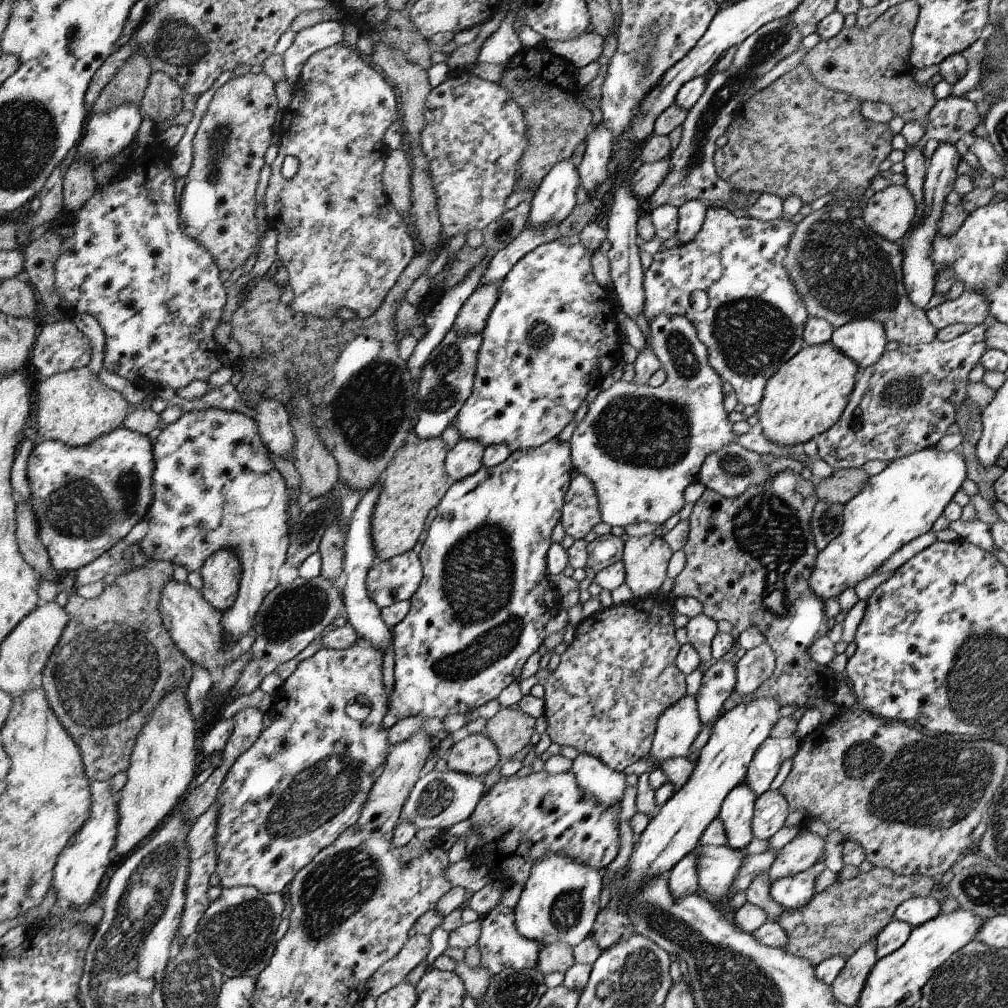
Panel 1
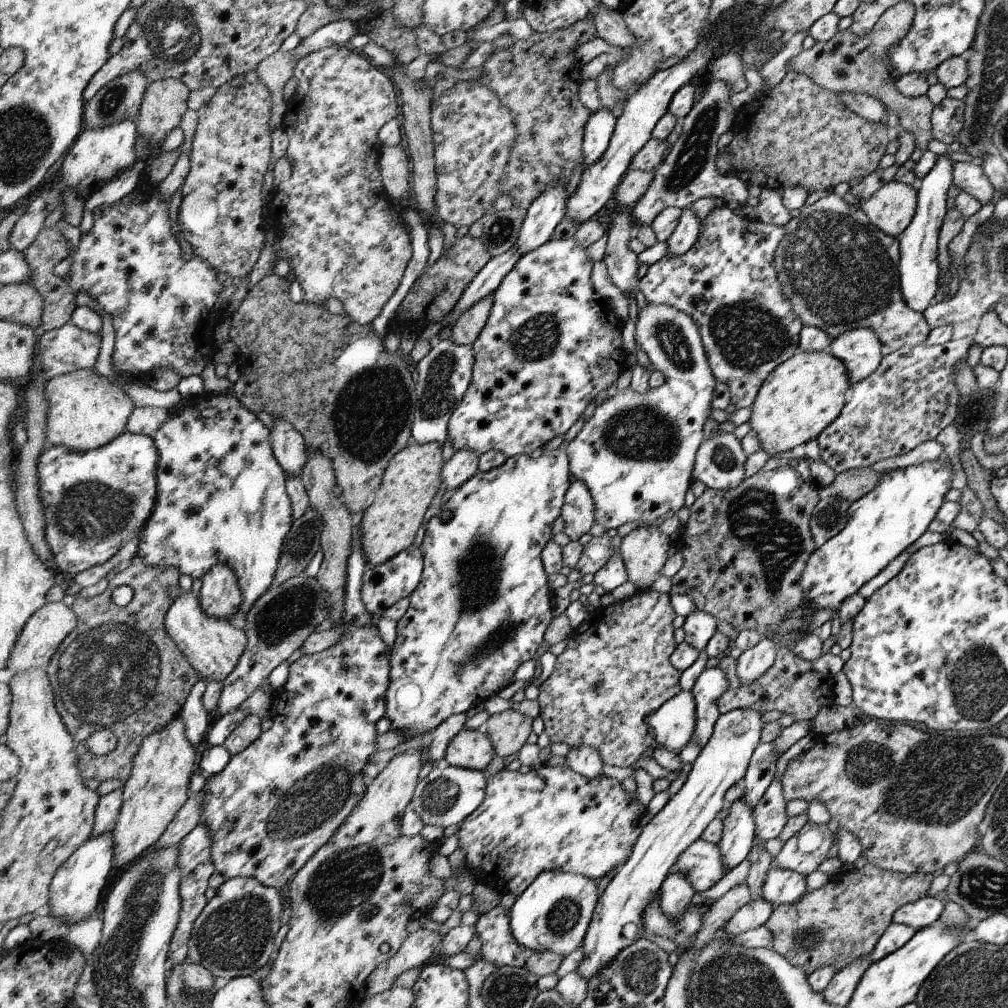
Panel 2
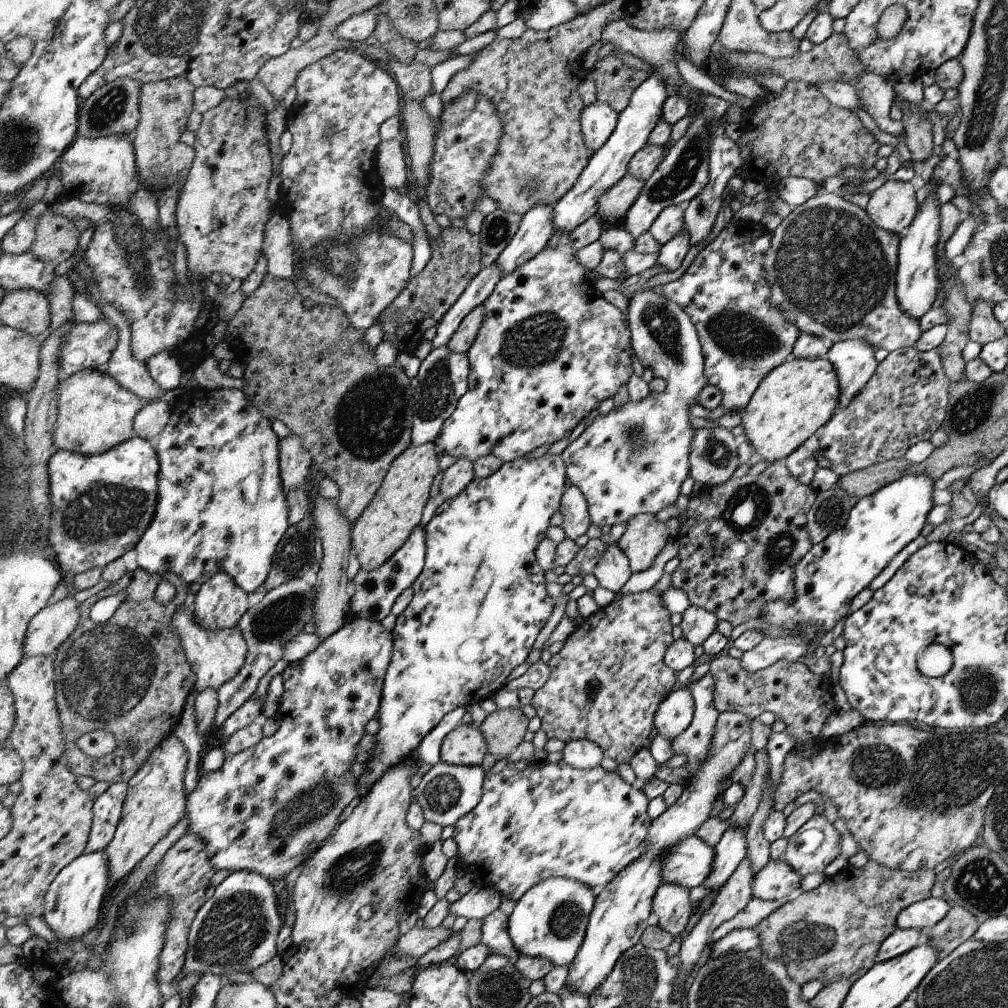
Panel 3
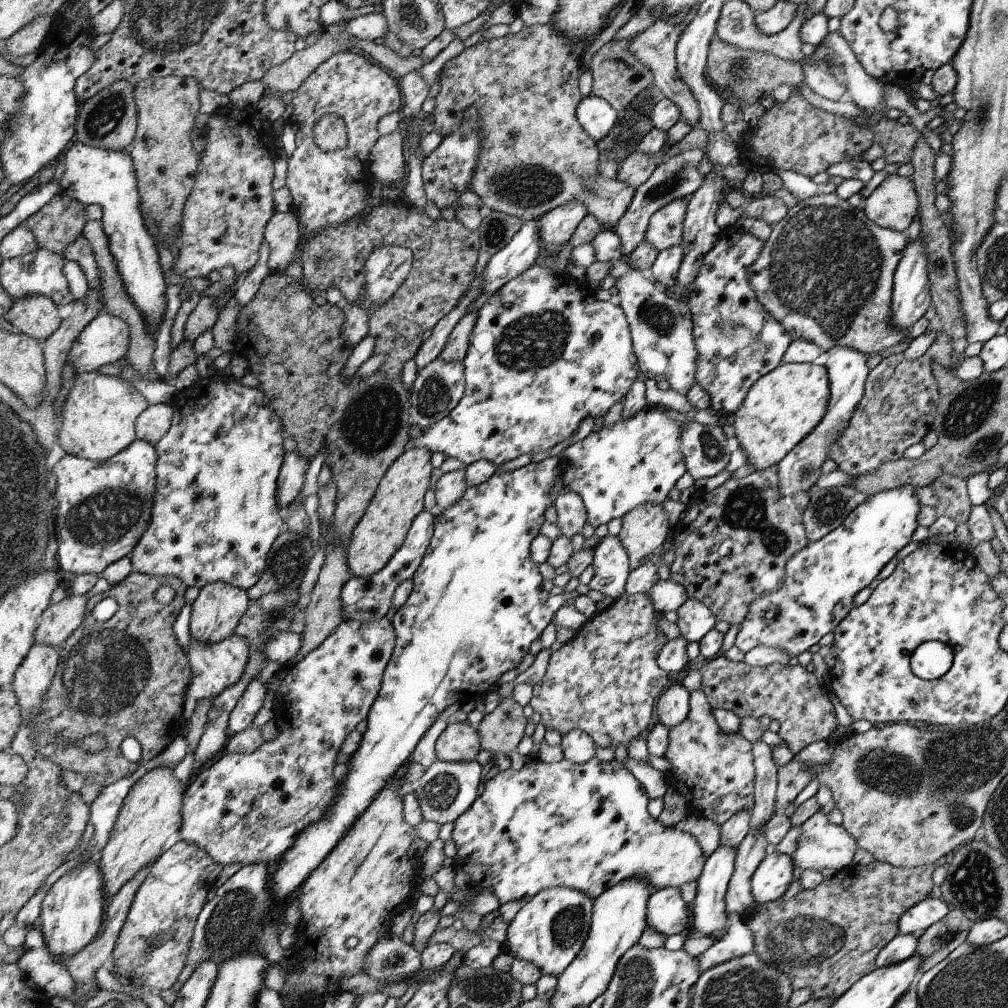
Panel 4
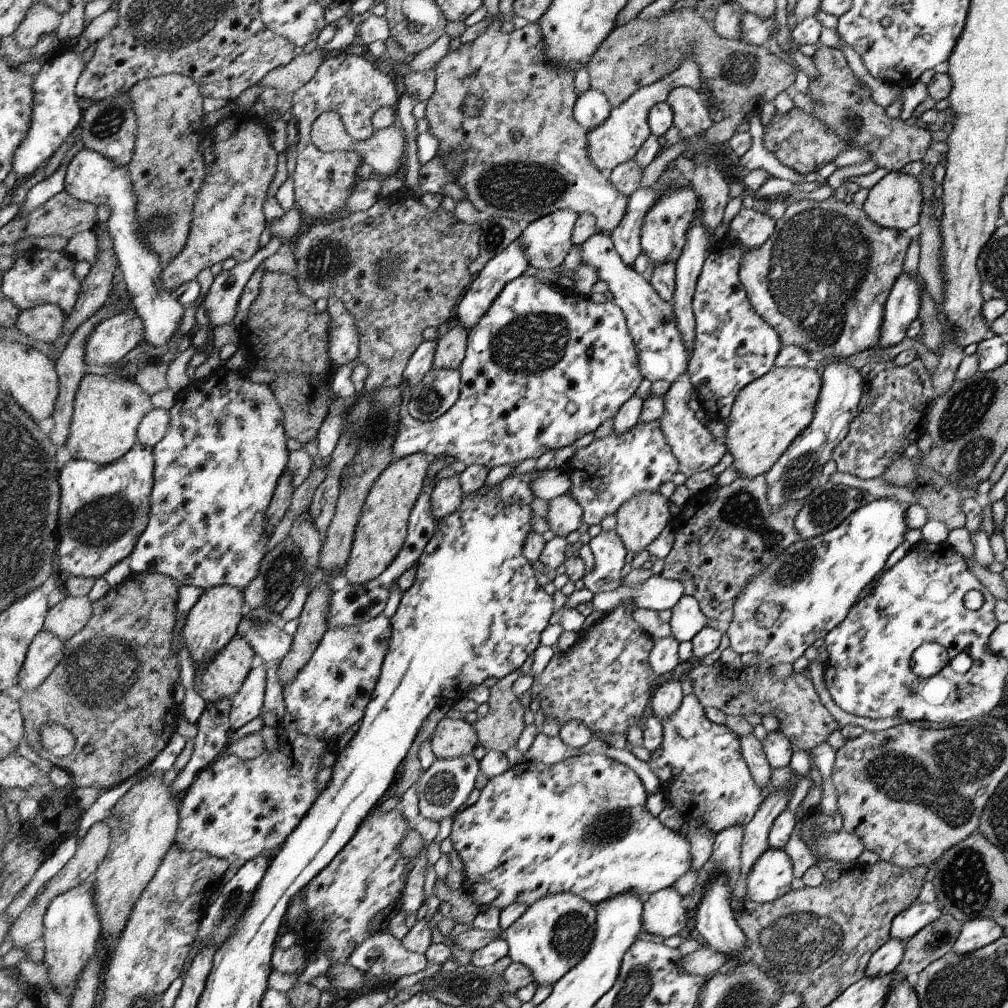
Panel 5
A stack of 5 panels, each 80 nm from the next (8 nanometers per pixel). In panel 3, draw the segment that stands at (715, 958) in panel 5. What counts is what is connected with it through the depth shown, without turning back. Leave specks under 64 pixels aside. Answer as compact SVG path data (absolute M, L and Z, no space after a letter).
M734 929L712 944L706 956L718 958L729 953L746 953L758 948L761 936L754 929Z

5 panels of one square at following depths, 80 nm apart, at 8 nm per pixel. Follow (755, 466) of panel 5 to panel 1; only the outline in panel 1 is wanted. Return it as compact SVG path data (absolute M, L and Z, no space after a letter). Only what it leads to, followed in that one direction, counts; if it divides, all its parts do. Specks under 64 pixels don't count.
M831 342L805 345L798 356L782 363L768 380L764 398L756 405L759 430L771 443L801 447L816 435L828 431L841 419L857 382L857 364Z

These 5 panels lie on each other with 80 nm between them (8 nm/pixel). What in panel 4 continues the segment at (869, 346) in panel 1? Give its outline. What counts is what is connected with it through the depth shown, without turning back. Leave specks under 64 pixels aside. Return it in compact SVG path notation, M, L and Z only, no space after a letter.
M832 347L826 354L828 360L824 366L829 373L830 394L828 412L824 419L812 429L785 458L777 464L777 484L782 497L787 497L799 492L810 493L815 489L815 484L822 474L822 464L828 458L830 447L837 442L839 437L849 426L849 420L853 418L857 404L865 393L865 382L870 370L866 366L867 358L864 353L851 350L848 347Z

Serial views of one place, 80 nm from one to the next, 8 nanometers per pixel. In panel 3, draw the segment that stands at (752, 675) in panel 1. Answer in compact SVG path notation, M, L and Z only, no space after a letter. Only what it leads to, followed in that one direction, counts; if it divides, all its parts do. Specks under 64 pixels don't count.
M794 636L766 637L757 647L743 652L739 662L748 673L765 669L780 659L796 663L805 656L811 643Z

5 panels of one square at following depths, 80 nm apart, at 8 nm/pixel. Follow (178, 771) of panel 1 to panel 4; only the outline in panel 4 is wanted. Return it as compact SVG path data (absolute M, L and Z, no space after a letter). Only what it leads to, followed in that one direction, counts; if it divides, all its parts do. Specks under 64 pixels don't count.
M158 767L147 772L126 795L126 802L113 835L99 857L105 878L105 894L114 898L142 869L153 865L166 850L169 838L178 833L180 814L183 814L184 784L174 776L175 767Z

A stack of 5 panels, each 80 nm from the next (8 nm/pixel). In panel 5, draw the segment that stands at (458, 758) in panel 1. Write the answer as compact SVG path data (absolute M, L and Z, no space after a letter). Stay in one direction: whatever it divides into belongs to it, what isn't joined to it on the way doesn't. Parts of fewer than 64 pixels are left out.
M443 717L431 734L431 749L438 759L470 755L477 744L476 729L464 719Z

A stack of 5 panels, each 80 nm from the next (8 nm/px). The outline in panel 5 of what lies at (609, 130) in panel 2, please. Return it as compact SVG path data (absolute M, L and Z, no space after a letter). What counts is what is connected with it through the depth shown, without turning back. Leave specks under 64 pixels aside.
M590 88L578 98L573 115L587 130L592 130L607 119L612 109L602 91Z

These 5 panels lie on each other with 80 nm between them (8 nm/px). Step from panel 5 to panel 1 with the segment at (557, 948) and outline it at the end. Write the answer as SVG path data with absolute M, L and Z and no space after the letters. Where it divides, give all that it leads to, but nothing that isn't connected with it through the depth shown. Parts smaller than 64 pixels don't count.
M554 853L546 855L531 871L530 880L524 886L513 908L516 913L517 931L528 940L548 946L566 943L572 948L580 944L593 930L600 912L602 871L579 865L573 860Z

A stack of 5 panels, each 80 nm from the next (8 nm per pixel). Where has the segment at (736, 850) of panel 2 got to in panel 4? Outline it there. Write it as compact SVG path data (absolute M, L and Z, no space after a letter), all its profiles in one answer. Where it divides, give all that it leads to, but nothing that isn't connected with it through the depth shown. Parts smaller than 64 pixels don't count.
M718 847L705 862L704 870L697 881L697 895L693 900L692 913L694 915L694 933L700 937L711 937L719 941L726 936L729 929L729 914L725 898L728 885L735 869L736 849L732 847Z

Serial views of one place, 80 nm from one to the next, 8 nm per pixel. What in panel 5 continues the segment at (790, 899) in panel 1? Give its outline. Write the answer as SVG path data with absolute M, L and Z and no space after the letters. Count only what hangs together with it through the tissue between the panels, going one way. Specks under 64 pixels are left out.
M768 847L754 863L745 882L746 898L769 903L796 886L790 857L784 849Z

